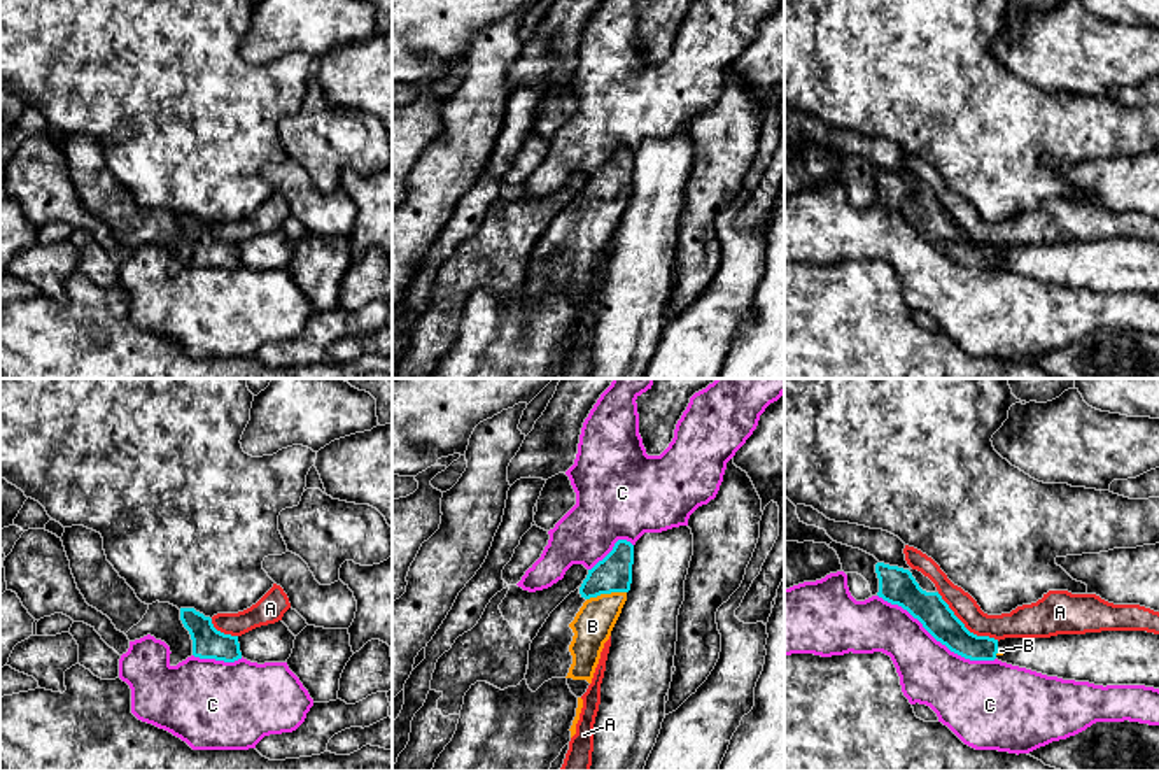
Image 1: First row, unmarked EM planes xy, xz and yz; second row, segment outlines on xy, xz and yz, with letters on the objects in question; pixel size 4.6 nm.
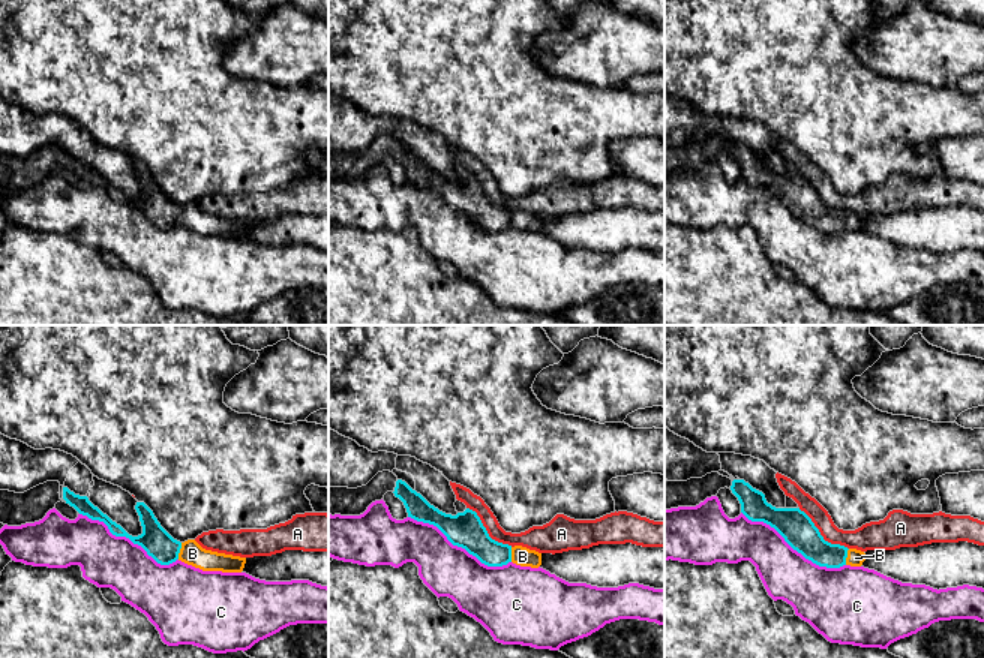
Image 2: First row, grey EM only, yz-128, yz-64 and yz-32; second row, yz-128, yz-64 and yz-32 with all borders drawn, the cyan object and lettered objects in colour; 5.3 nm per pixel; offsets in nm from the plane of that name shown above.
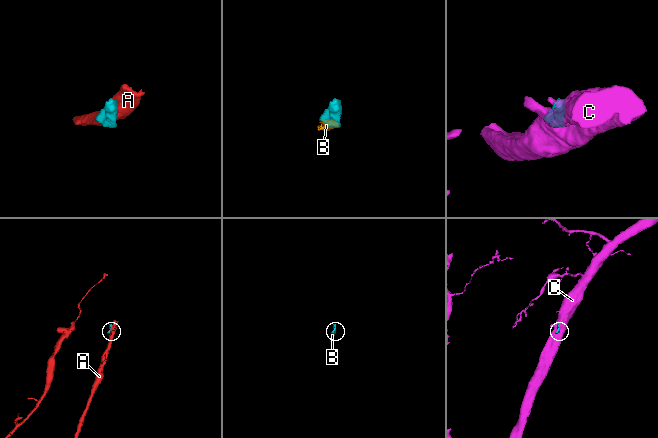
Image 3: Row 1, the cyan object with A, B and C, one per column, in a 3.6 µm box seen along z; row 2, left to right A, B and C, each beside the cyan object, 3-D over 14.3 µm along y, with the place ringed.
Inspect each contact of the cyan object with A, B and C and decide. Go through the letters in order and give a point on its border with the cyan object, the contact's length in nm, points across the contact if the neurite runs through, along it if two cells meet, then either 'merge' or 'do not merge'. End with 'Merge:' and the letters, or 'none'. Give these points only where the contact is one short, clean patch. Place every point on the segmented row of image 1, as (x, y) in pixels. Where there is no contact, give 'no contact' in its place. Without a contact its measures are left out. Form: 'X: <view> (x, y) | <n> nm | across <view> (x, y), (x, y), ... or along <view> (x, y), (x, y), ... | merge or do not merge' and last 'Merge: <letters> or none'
A: yz (963, 626) | 360 nm | along yz (937, 593), (970, 631), (998, 640) | do not merge
B: xz (606, 593) | 190 nm | across xz (613, 573), (606, 584), (606, 593), (603, 608), (592, 626) | merge
C: yz (937, 640) | 600 nm | do not merge
Merge: B

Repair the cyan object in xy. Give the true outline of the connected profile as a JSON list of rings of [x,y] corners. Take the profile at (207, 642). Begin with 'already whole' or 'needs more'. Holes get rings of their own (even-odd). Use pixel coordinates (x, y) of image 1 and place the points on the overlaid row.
already whole | [[[180,608],[180,620],[191,634],[194,657],[224,662],[242,659],[238,636],[217,631],[210,617],[194,608]]]

